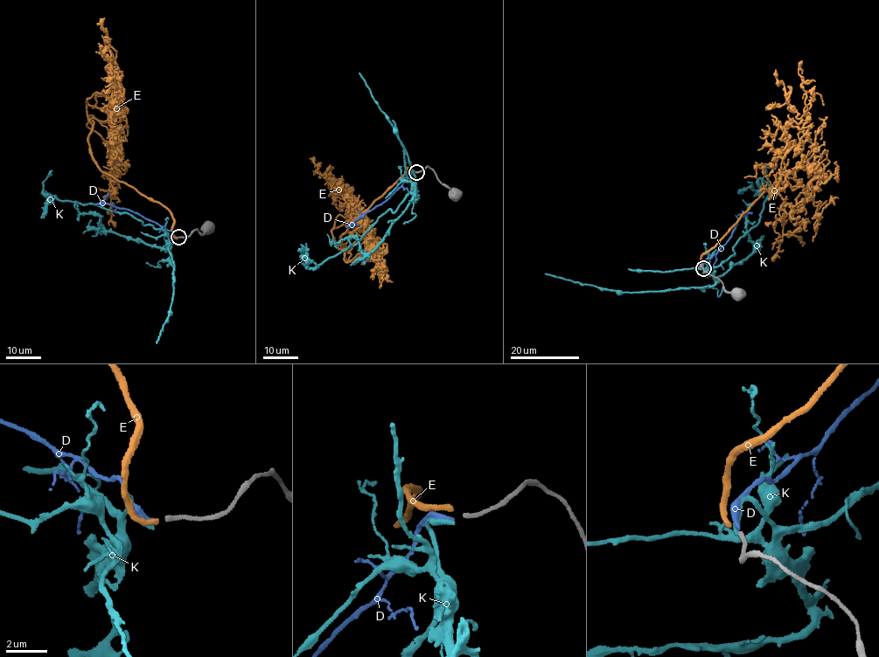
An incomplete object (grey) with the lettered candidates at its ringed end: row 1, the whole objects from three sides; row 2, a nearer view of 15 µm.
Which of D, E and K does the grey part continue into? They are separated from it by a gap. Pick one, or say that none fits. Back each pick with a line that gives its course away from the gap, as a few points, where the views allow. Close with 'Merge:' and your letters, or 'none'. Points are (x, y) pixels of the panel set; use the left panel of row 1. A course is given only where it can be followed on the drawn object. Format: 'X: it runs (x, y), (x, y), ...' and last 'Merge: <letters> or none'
D: it runs (177, 238), (138, 214), (103, 203), (108, 193)
Merge: D

